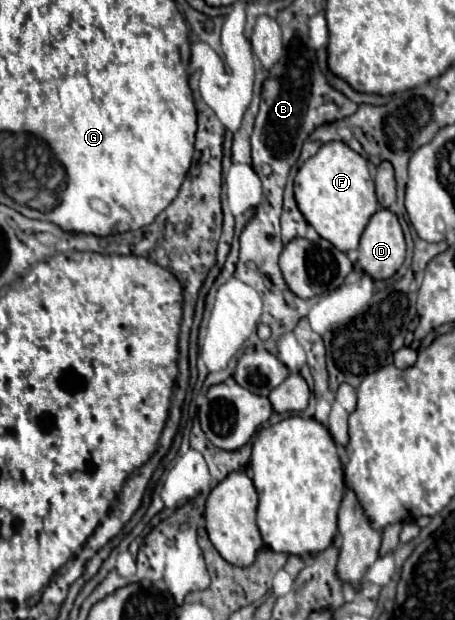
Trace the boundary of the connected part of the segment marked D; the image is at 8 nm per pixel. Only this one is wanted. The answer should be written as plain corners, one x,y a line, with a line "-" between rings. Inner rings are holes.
380,207
368,221
360,247
358,263
372,279
390,279
406,255
406,241
396,213

